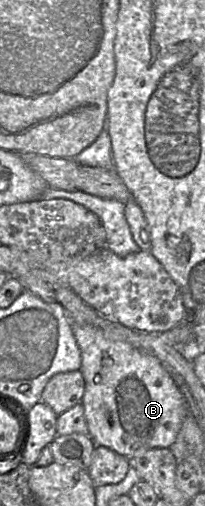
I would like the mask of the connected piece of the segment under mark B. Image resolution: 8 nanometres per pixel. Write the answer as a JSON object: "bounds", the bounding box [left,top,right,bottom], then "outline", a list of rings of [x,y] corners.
{"bounds":[71,327,189,459],"outline":[[[71,327],[80,348],[79,371],[85,381],[81,403],[94,443],[128,459],[147,449],[170,448],[189,411],[184,395],[160,360],[128,343],[108,339],[96,327]]]}

